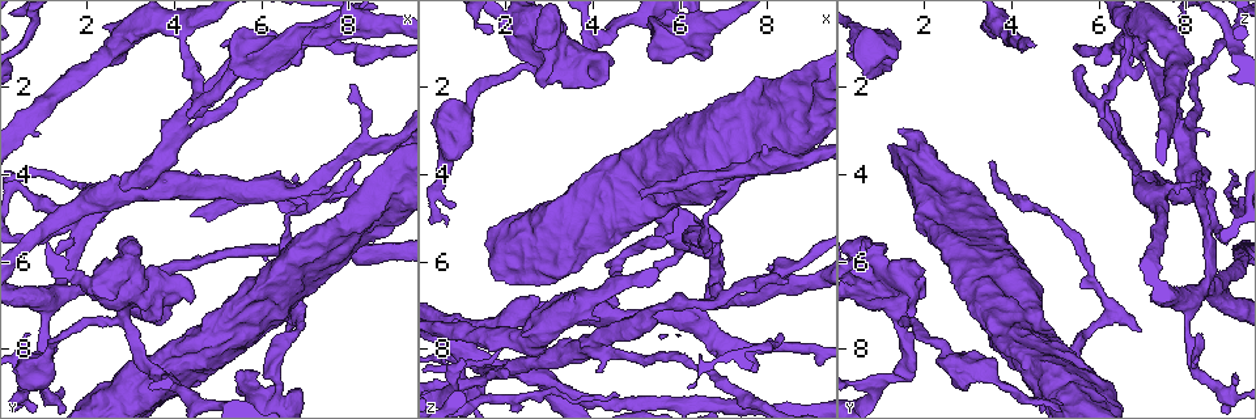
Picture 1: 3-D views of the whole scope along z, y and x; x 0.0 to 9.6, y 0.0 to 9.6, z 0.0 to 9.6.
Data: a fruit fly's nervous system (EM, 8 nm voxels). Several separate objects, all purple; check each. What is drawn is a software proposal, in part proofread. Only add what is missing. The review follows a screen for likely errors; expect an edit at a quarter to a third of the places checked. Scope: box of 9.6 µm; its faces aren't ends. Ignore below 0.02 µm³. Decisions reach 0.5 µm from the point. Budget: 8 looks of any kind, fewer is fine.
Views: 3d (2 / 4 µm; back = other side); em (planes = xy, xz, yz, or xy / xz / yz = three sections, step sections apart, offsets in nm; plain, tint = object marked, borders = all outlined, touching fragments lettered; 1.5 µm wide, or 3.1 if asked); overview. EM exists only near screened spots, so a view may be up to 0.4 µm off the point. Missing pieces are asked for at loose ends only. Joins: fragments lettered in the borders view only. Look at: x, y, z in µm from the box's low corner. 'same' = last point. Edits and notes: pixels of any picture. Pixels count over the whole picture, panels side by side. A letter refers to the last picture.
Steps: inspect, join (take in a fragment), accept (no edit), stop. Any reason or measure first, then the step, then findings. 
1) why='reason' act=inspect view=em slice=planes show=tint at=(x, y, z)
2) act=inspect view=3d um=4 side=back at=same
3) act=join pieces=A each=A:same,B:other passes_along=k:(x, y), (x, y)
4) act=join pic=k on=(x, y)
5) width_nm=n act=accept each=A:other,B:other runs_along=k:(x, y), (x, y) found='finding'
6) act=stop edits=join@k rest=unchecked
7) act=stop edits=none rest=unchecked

why='stops while still wide' act=inspect view=3d um=4 at=(6.30, 0.80, 1.15)

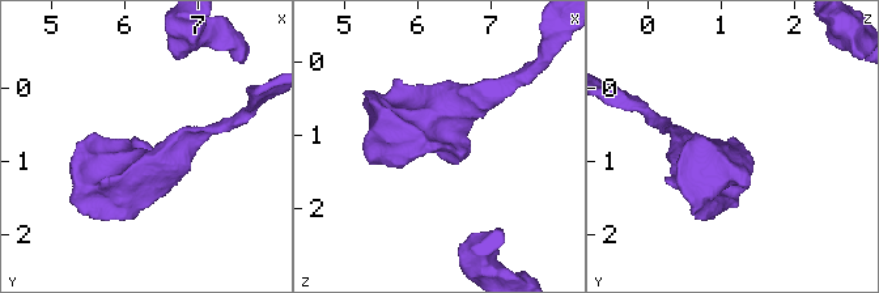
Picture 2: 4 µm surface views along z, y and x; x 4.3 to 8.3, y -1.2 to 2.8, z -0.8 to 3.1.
why='shape alone is not enough' act=inspect view=em slice=planes show=borders at=(6.35, 0.70, 1.20)

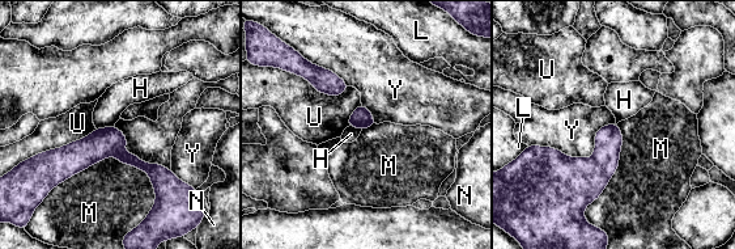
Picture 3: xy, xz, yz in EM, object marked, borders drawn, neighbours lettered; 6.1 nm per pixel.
act=accept each=H:other,L:other,M:other,N:other,U:other,Y:other runs_along=3:(68, 148), (114, 148), (188, 189) found='no lettered fragment goes on from it'

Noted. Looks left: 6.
why='an open end' act=inspect view=3d um=4 at=(5.60, 1.65, 5.50)

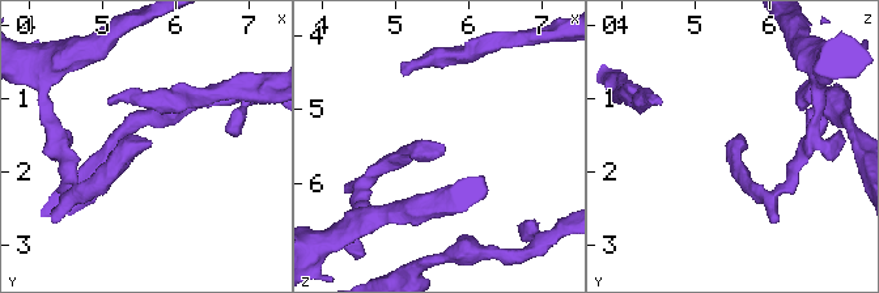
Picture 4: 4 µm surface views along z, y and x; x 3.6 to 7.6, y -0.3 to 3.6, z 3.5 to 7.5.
why='need the tissue' act=inspect view=em slice=planes show=borders at=(5.65, 1.70, 5.50)

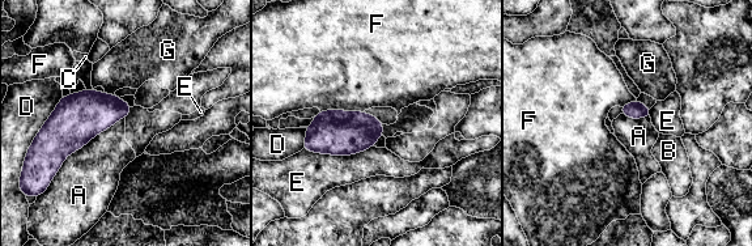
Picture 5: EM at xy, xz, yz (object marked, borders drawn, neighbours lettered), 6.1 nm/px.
act=join pieces=G each=A:other,B:other,C:other,D:other,E:other,F:other,G:same passes_along=5:(77, 118), (109, 94), (132, 62) found='the neuron continues'

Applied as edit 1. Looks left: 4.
act=inspect view=overview

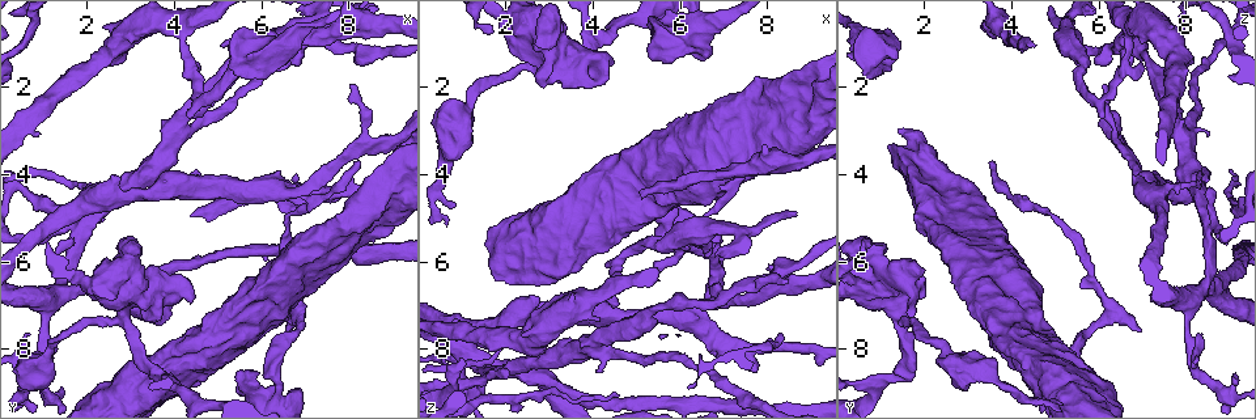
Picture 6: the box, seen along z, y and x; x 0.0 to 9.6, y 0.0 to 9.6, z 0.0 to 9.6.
why='free end' act=inspect view=em slice=yz step=4 show=borders at=(6.60, 7.60, 6.95)

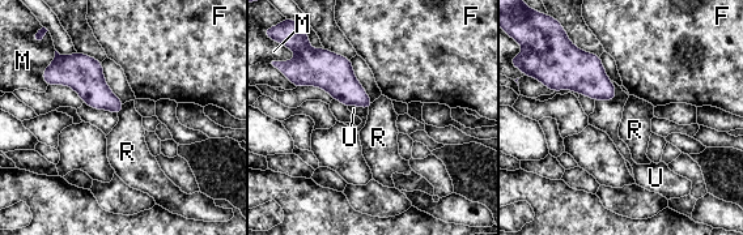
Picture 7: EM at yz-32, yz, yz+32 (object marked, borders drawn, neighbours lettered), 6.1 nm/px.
why='another direction' act=inspect view=em slice=planes show=borders at=same

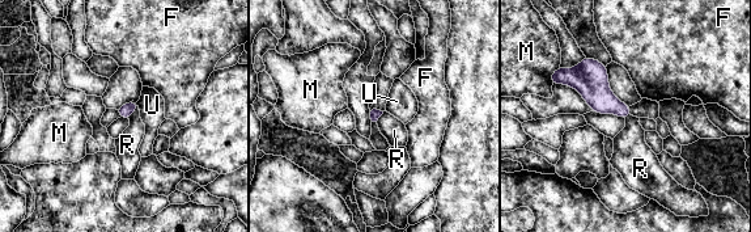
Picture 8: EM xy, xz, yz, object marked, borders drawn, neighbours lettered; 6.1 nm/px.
act=accept each=F:other,M:other,R:other,U:other border=8:(138, 106), (127, 118) found='no lettered fragment goes on from it'

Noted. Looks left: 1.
act=stop edits=join@5 rest=unchecked

